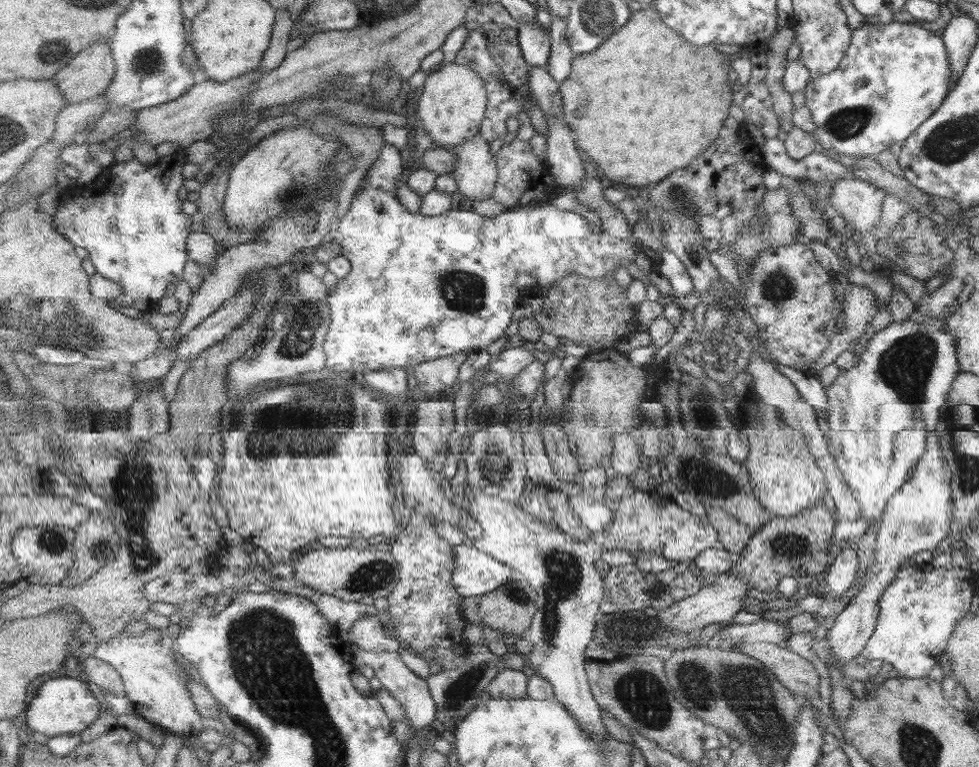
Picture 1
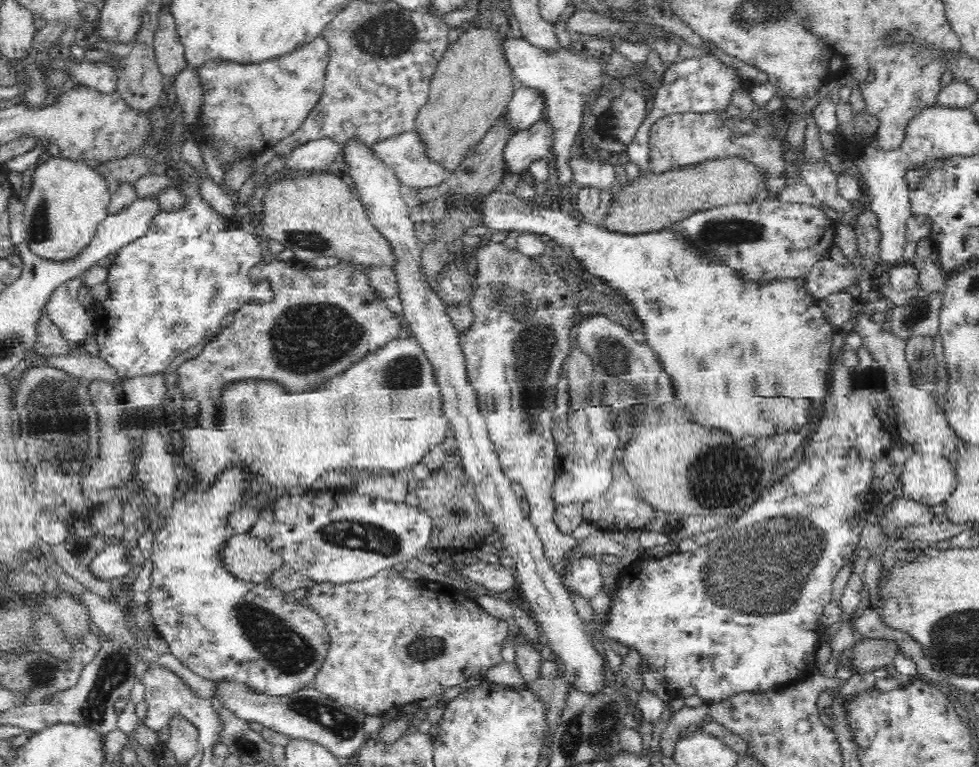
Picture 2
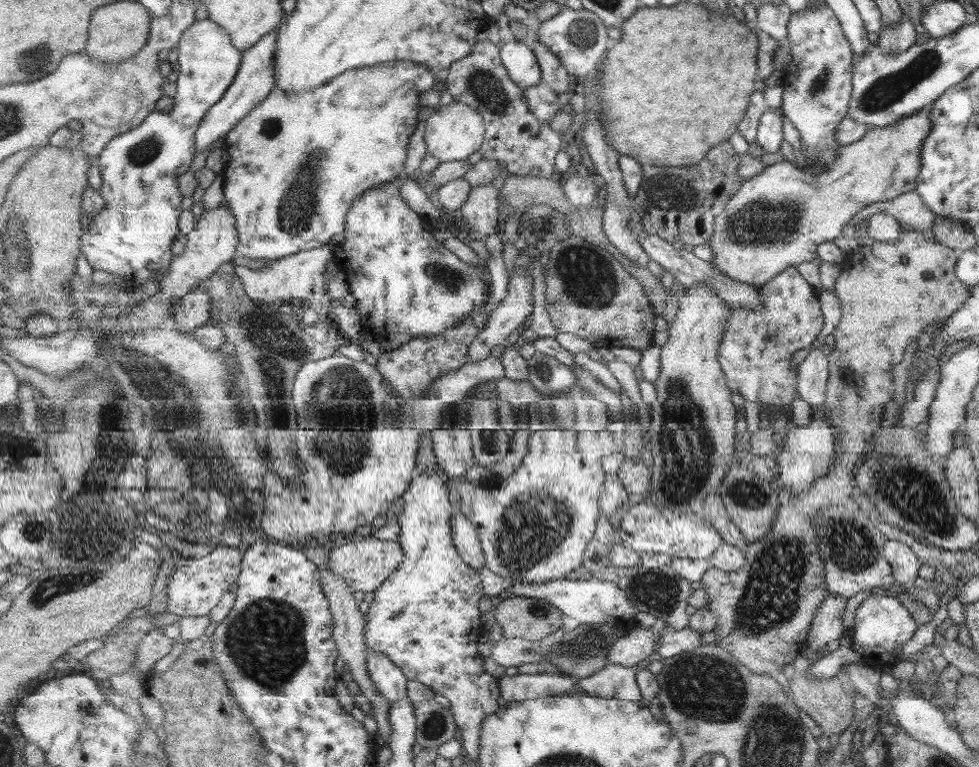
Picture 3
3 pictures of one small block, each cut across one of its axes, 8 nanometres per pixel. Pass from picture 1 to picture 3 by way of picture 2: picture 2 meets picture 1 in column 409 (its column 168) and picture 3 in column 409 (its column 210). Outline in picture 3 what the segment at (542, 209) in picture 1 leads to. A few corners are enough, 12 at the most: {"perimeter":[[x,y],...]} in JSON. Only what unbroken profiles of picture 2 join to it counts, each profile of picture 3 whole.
{"perimeter":[[393,183],[337,263],[365,333],[433,337],[484,306],[486,261],[439,244]]}

